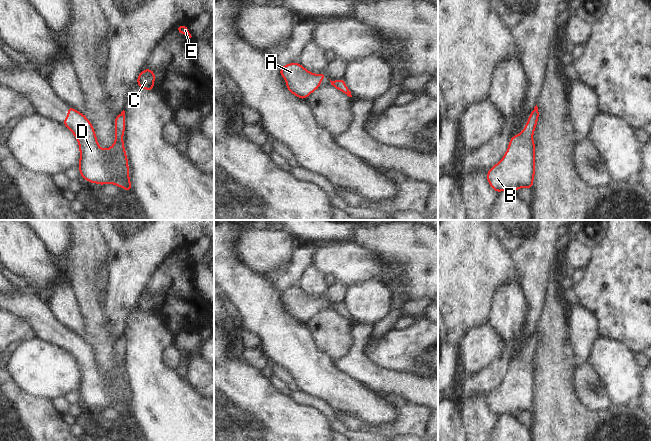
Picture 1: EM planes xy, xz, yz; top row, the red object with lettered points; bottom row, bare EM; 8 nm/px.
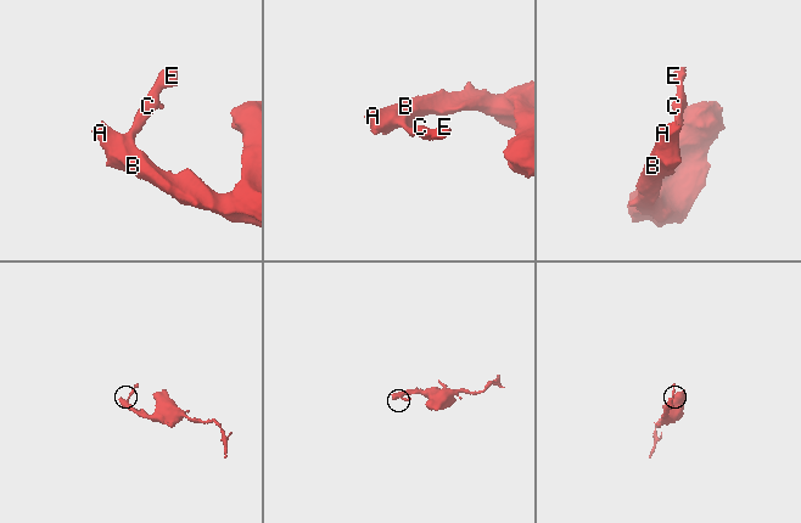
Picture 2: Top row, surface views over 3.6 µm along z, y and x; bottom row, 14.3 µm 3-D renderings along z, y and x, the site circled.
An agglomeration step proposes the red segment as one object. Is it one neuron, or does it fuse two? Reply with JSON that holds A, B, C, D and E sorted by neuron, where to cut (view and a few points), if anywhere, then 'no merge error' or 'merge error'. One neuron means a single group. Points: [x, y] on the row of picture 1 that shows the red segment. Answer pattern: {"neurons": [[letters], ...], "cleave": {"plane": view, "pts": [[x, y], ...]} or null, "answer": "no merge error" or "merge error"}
{"neurons": [["A", "B", "C", "D", "E"]], "cleave": null, "answer": "no merge error"}

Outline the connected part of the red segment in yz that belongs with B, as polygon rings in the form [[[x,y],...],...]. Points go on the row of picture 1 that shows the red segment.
[[[536,105],[523,131],[511,137],[509,147],[501,161],[487,172],[488,183],[497,193],[533,187],[535,175],[533,133],[538,117],[539,110]]]

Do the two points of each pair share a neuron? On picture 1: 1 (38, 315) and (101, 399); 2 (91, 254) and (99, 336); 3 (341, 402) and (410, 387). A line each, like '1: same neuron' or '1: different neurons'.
1: same neuron
2: same neuron
3: different neurons

